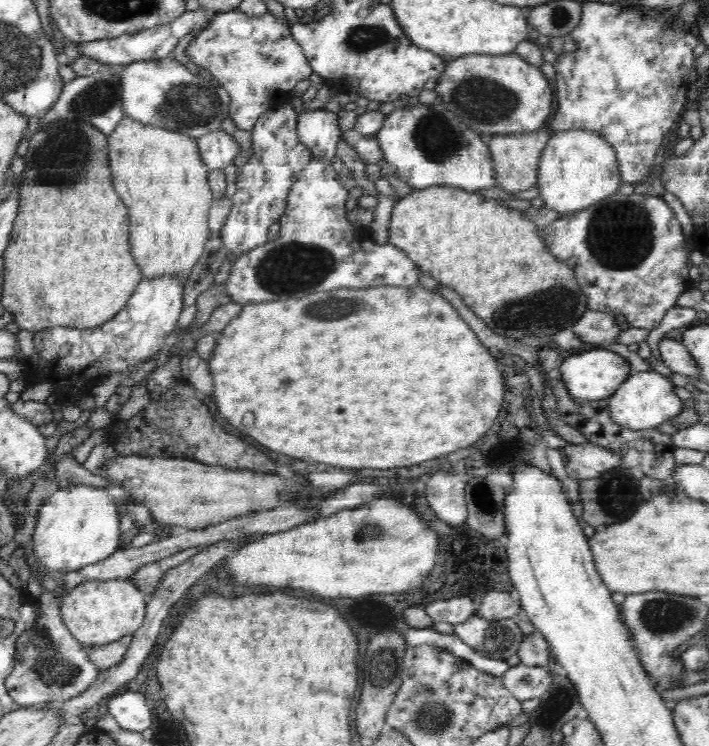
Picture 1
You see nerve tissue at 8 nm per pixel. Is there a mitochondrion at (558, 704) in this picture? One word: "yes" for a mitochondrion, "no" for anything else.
yes

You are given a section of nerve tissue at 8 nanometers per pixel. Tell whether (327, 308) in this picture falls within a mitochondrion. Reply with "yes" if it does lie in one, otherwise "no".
yes

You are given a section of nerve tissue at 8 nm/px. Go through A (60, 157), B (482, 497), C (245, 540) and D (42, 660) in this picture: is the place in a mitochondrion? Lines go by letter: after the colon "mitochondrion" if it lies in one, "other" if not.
A: mitochondrion
B: mitochondrion
C: other
D: mitochondrion

